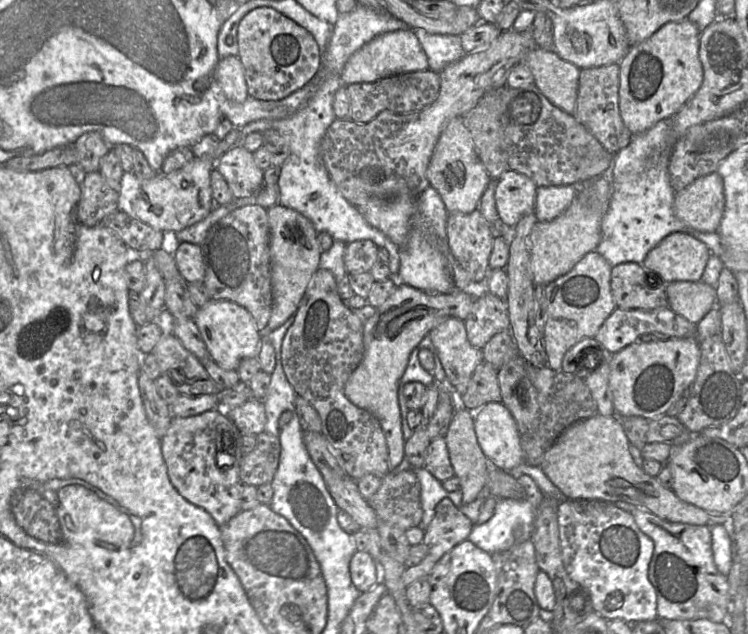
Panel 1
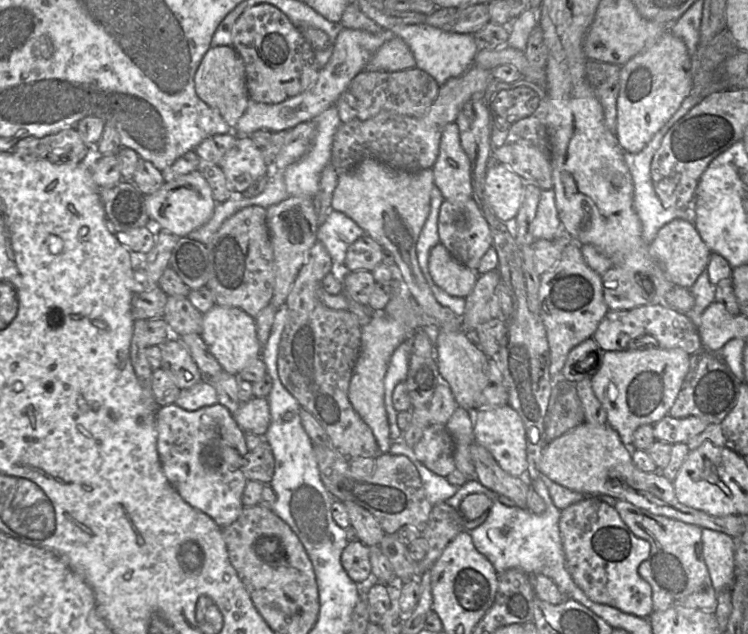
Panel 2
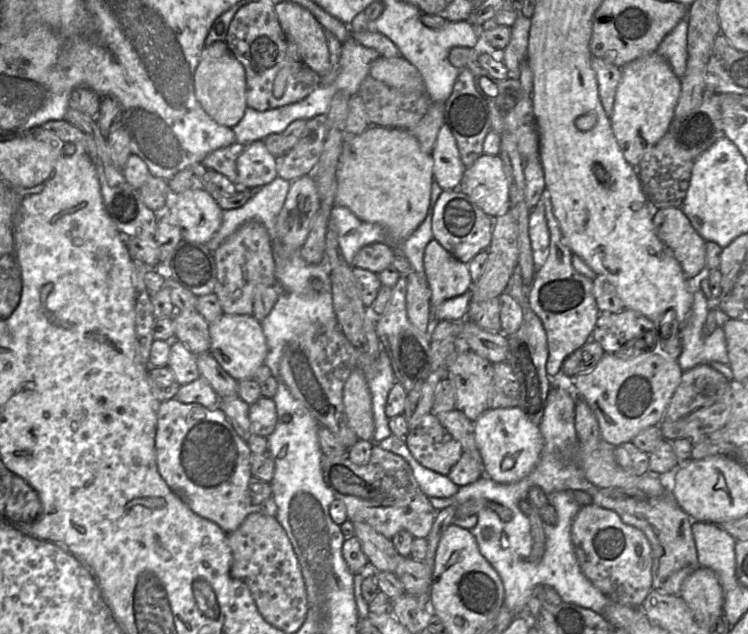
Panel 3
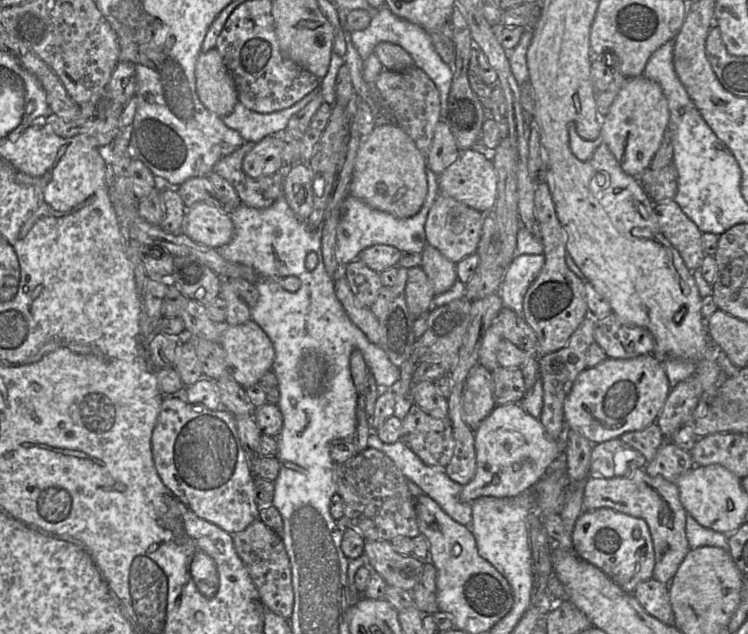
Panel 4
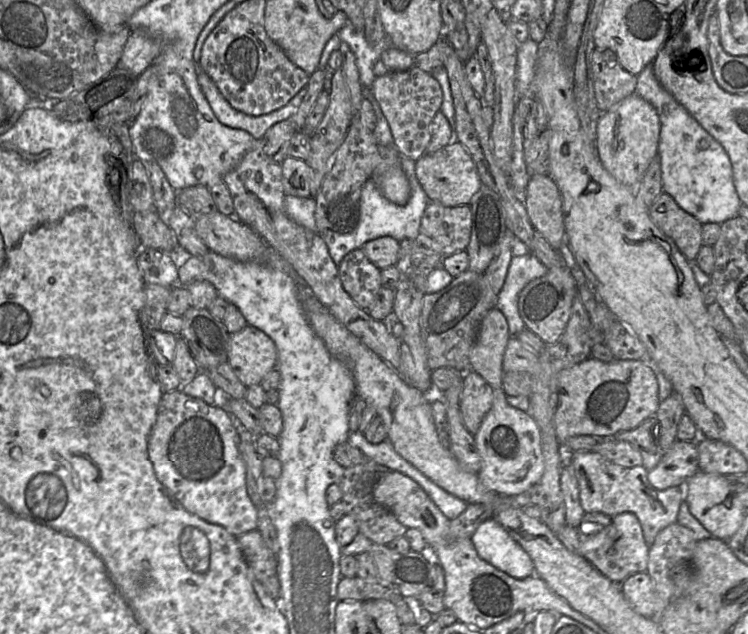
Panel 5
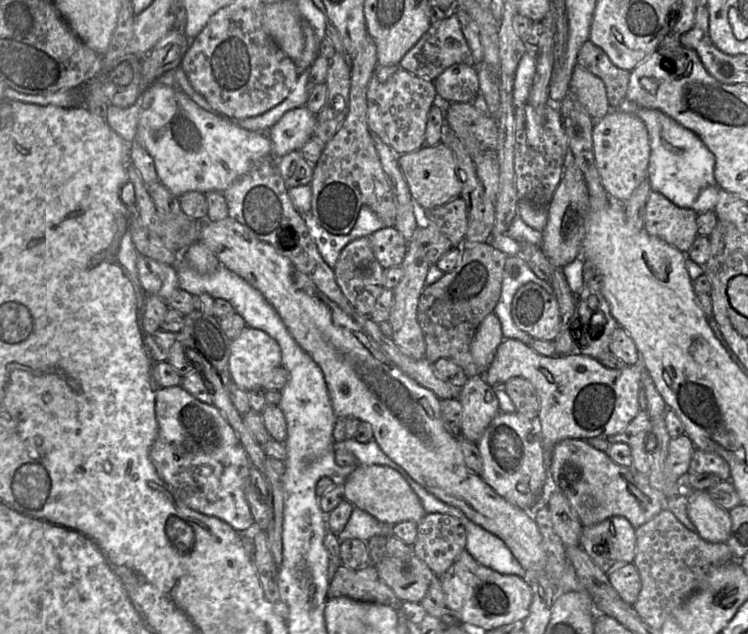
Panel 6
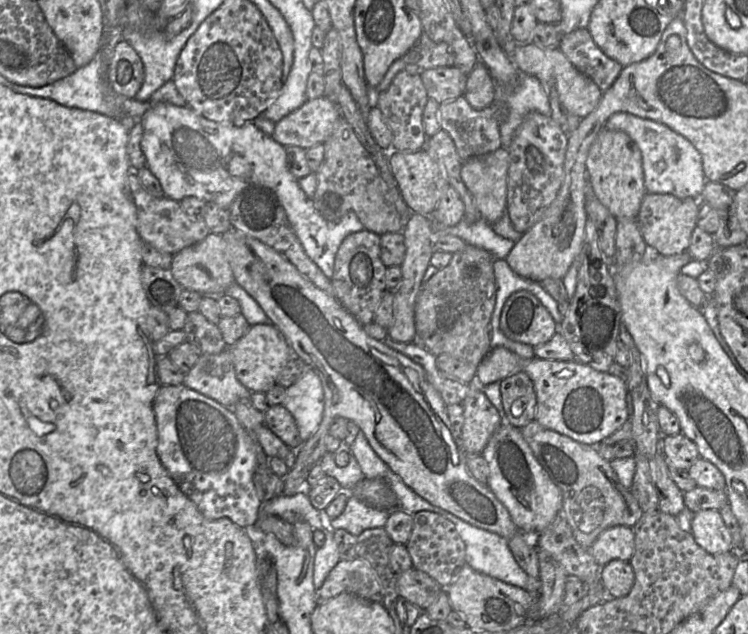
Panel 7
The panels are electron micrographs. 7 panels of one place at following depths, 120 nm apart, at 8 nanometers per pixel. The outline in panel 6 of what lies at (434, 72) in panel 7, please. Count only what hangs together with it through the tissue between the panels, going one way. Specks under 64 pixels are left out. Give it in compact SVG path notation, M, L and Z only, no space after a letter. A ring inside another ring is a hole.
M466 64L450 66L433 82L439 100L450 103L473 103L480 93L476 68Z

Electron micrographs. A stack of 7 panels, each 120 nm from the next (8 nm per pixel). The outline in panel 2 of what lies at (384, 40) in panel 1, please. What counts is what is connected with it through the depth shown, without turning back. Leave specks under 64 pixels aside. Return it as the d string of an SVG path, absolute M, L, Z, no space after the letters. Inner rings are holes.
M392 36L373 55L365 70L396 72L415 68L416 61L403 39Z

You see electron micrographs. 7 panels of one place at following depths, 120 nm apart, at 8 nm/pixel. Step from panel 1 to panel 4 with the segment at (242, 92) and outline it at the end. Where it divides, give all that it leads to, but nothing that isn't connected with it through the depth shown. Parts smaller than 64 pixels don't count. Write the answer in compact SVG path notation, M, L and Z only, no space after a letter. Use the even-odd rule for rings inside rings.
M214 48L200 53L196 62L196 92L201 103L223 118L232 113L238 93L220 53Z

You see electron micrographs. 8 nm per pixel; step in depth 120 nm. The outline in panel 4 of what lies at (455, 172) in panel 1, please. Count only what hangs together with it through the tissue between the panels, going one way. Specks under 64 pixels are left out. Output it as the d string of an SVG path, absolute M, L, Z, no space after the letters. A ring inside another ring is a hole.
M440 119L436 124L429 151L426 154L427 167L440 175L458 158L460 149L447 122Z

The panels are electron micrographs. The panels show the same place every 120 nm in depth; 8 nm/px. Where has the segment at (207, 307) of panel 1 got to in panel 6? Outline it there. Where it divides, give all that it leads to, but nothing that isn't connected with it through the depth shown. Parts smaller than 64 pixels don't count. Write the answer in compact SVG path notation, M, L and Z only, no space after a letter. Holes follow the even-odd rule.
M246 327L230 343L228 370L241 389L262 389L274 371L282 366L281 348L266 332Z

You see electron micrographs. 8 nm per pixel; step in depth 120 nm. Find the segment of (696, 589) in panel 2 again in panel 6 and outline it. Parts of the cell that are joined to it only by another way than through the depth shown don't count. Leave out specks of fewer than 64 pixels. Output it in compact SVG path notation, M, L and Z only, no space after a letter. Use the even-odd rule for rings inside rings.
M565 439L553 450L551 473L557 489L569 500L583 527L596 525L615 516L626 518L637 529L662 510L668 499L649 484L635 481L633 469L621 466L581 439Z

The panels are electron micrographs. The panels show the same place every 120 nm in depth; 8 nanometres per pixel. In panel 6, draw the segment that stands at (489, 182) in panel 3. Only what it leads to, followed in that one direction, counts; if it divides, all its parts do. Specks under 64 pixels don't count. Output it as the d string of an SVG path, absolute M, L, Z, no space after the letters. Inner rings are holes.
M443 143L421 148L398 156L398 164L408 185L410 194L419 209L427 211L442 206L461 196L461 182L453 151Z

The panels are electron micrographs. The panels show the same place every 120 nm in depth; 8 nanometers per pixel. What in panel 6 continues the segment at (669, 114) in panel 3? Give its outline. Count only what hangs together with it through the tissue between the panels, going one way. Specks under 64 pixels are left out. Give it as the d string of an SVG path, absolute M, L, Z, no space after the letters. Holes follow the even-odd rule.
M611 110L595 121L593 127L595 163L603 187L609 197L625 204L635 188L647 177L650 142L643 121L636 115L621 110Z

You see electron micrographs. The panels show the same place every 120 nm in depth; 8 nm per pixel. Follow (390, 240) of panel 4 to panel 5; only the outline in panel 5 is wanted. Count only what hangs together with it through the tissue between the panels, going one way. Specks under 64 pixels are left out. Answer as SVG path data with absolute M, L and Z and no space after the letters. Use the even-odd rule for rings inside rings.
M402 157L400 164L408 178L411 188L410 199L406 205L399 206L390 202L383 196L375 181L369 179L361 190L360 213L356 228L346 234L331 230L317 232L326 243L328 252L337 266L349 252L363 247L368 241L383 236L393 237L399 242L404 239L415 240L420 234L421 218L430 201L416 177L415 162L409 158Z

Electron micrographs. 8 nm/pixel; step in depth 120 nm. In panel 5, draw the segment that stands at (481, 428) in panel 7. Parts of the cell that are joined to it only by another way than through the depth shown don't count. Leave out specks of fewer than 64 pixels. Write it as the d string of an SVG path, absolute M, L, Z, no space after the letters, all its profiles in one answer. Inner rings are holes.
M470 371L464 374L460 396L460 412L467 430L476 435L485 416L491 410L495 391L479 374Z

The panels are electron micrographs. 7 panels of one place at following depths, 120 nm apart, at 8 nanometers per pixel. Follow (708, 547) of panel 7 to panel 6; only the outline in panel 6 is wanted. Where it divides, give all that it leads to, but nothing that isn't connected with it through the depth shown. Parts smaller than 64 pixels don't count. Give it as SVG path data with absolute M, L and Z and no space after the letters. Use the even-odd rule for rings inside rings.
M707 491L690 492L688 515L698 535L710 543L726 543L732 521L729 511L717 505Z

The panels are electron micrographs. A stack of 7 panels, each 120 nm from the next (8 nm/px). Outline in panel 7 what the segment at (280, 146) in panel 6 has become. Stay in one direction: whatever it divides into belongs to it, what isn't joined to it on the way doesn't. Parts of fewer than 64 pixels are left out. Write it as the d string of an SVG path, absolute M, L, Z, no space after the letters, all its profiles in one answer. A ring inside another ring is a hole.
M327 96L308 99L301 107L276 122L272 137L284 147L298 146L307 150L318 144L324 144L341 120L342 115L335 101Z

